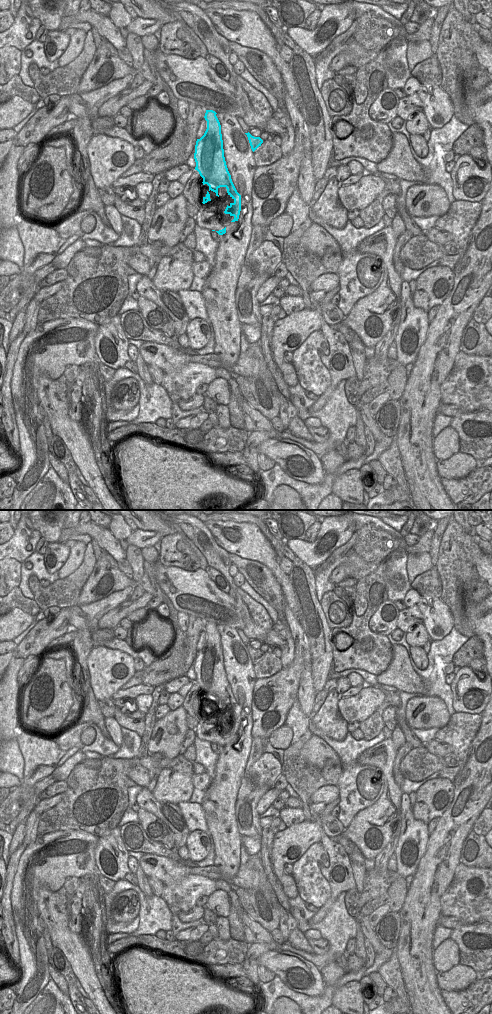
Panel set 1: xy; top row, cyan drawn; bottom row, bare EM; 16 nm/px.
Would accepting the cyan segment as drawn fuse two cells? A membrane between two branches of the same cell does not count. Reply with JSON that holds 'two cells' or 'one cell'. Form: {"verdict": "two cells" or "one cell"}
{"verdict": "two cells"}

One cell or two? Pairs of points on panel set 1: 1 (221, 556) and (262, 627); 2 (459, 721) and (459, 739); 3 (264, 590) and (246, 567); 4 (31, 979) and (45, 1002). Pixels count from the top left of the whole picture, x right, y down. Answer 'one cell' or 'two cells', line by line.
1: one cell
2: one cell
3: one cell
4: two cells

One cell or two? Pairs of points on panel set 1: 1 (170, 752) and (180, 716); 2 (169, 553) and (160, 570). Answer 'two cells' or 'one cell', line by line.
1: one cell
2: two cells

